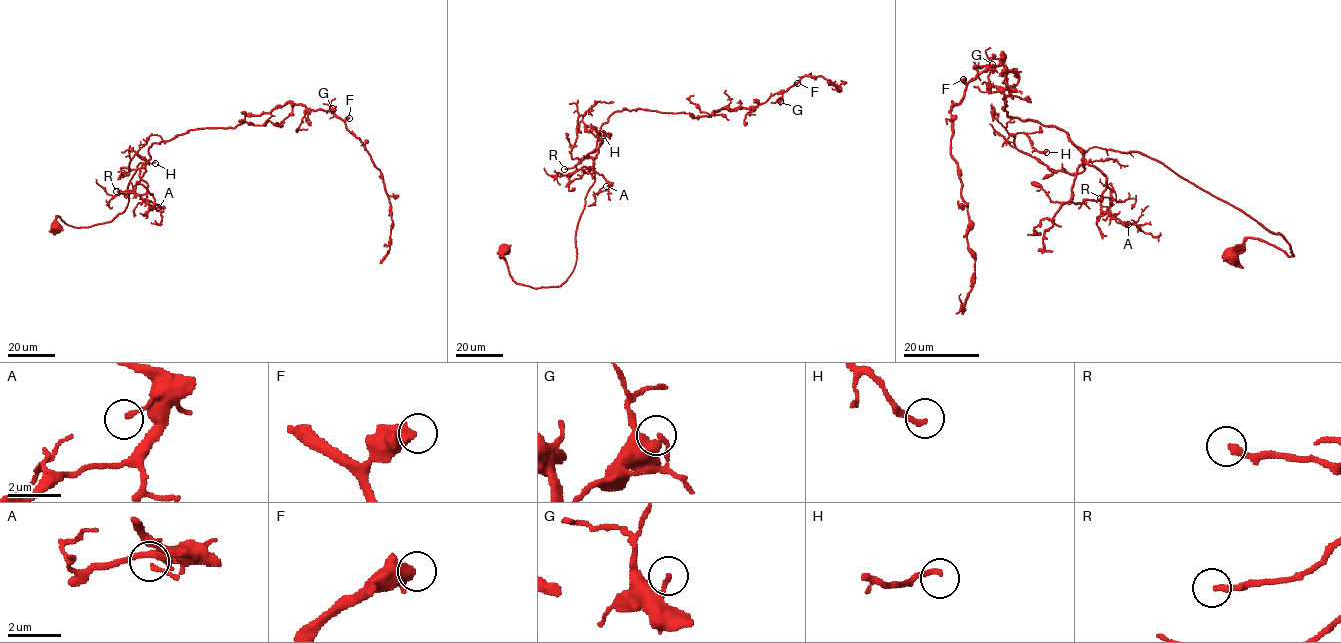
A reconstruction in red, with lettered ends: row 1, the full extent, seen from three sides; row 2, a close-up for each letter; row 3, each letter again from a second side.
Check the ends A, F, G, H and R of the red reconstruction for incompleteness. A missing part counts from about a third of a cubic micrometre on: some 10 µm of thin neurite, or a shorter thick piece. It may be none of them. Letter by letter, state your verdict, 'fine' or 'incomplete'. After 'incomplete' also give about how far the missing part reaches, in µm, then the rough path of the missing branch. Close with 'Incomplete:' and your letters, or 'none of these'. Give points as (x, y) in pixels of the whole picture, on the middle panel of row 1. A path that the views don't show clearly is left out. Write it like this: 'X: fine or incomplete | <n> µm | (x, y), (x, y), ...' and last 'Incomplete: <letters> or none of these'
A: fine
F: fine
G: fine
H: fine
R: fine
Incomplete: none of these

